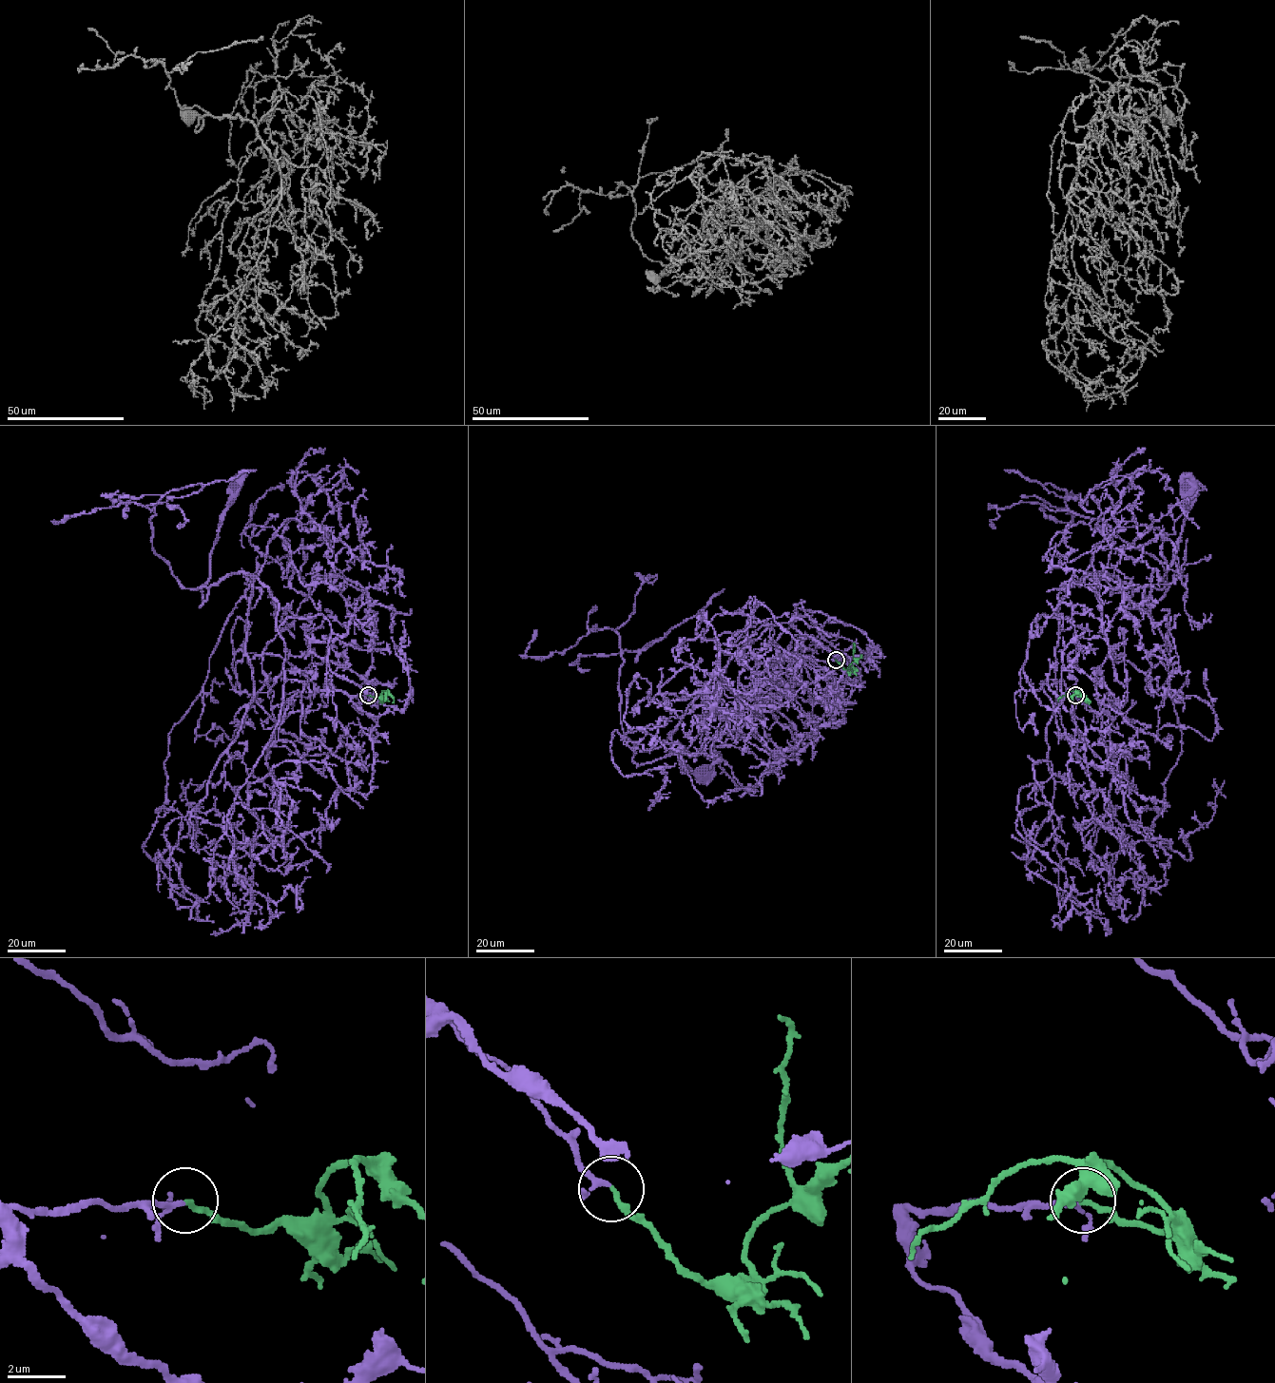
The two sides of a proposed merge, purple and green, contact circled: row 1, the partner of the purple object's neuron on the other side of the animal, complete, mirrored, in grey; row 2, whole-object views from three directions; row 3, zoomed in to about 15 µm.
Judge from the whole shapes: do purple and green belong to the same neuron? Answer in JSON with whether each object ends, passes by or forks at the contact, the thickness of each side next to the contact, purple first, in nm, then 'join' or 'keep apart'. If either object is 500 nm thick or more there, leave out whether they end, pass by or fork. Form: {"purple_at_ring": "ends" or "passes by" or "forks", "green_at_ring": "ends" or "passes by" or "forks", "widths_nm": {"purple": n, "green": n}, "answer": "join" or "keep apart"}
{"purple_at_ring": "passes by", "green_at_ring": "ends", "widths_nm": {"purple": 130, "green": 180}, "answer": "join"}

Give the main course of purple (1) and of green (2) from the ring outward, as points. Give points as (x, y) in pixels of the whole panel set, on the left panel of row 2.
1: (368, 695), (321, 690), (330, 624), (276, 629), (279, 603), (254, 575), (229, 573), (202, 605), (235, 488)
2: (368, 695), (380, 697), (386, 690), (384, 701)

